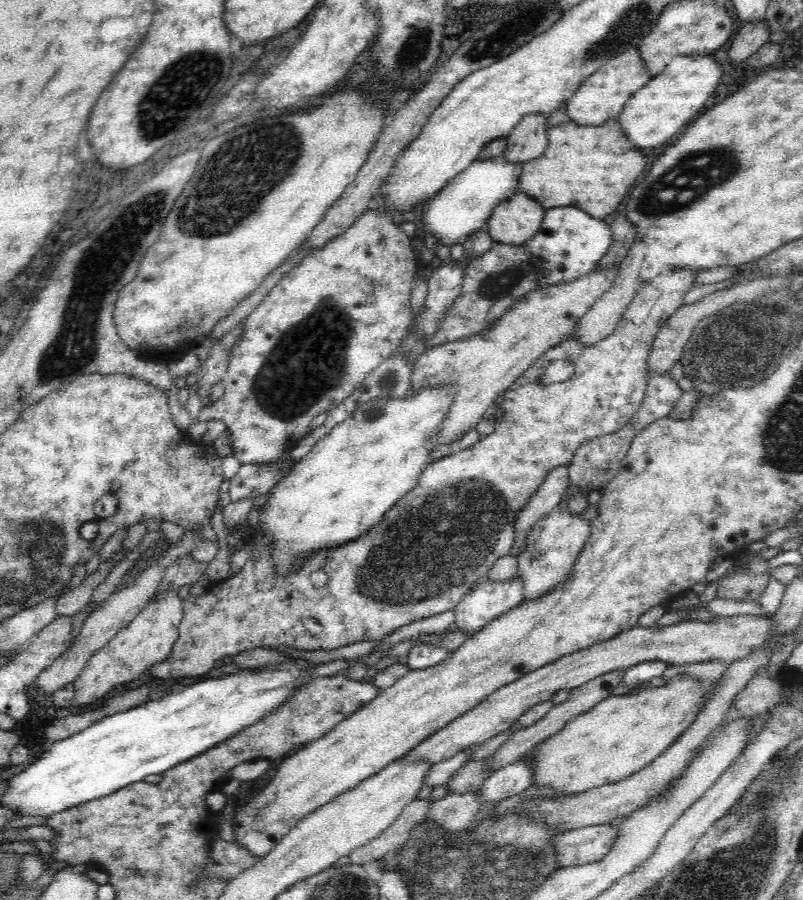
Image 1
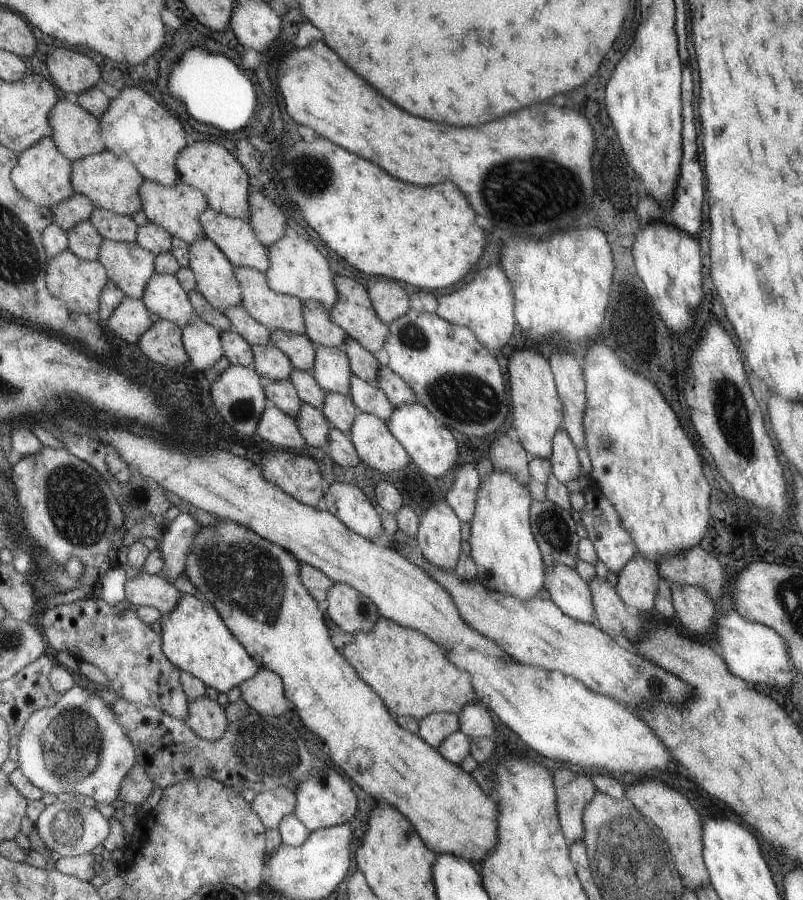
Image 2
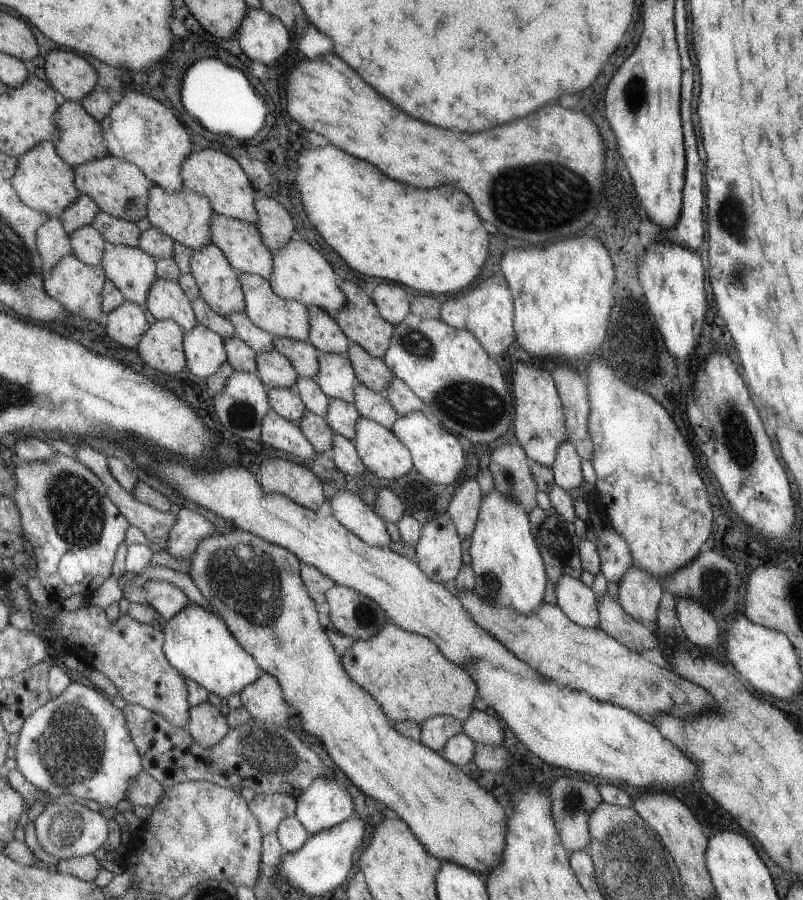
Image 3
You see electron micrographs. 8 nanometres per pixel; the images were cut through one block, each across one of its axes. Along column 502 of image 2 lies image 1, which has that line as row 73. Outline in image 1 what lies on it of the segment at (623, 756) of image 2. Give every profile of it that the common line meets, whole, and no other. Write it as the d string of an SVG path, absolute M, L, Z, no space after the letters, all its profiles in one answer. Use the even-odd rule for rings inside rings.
M690 54L675 56L664 72L638 89L623 106L617 121L628 140L638 148L656 148L678 134L686 122L702 112L722 78L720 62L714 55Z

